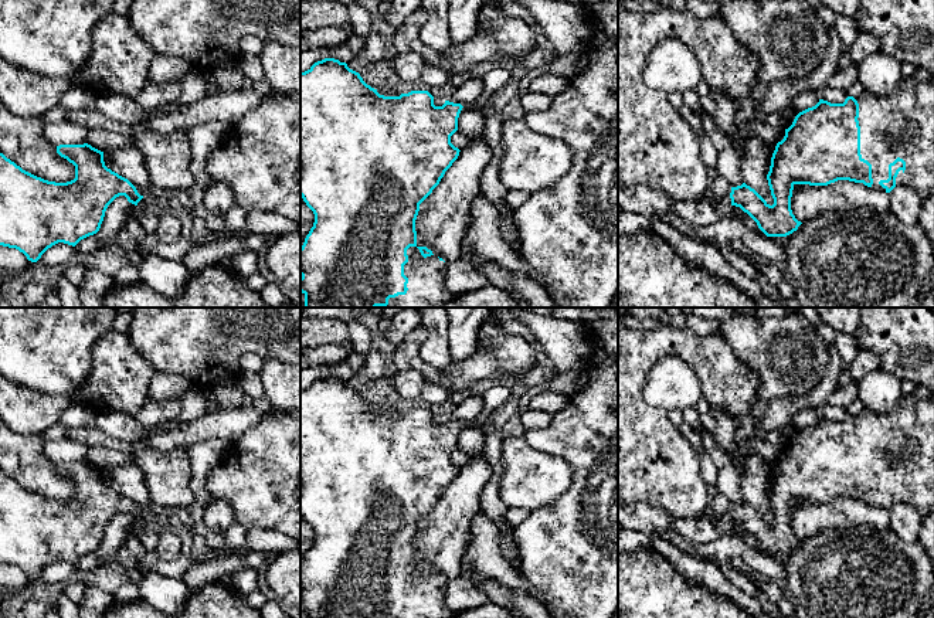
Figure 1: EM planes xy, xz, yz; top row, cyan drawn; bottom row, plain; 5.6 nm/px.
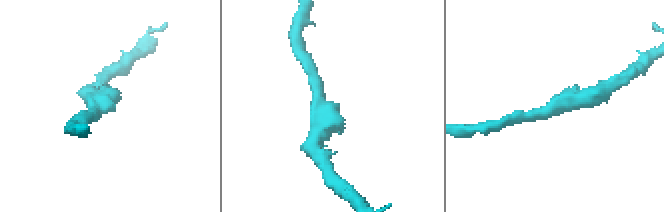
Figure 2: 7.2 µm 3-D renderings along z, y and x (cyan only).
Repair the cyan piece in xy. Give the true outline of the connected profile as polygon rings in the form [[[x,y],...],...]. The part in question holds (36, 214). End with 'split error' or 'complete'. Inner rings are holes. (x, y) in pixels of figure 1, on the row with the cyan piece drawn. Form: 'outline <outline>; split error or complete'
outline [[[60,145],[57,153],[75,166],[74,180],[67,183],[44,180],[23,170],[0,153],[0,245],[18,249],[31,262],[37,262],[48,248],[58,242],[75,247],[81,240],[96,234],[108,206],[116,197],[125,196],[135,206],[143,198],[128,179],[105,166],[103,152],[91,145]]]; complete

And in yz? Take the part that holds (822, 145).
outline [[[925,68],[916,72],[886,95],[863,92],[860,96],[848,96],[843,103],[819,102],[799,112],[785,136],[777,143],[767,174],[774,204],[770,206],[754,189],[743,183],[731,187],[731,206],[747,213],[767,237],[787,237],[802,224],[791,210],[791,197],[795,184],[828,186],[838,180],[863,183],[867,187],[890,193],[894,187],[910,187],[923,200],[934,191],[934,74]]]; split error

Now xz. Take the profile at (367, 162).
outline [[[334,58],[317,61],[300,72],[300,197],[315,214],[313,227],[300,247],[300,292],[305,295],[305,308],[441,308],[455,298],[444,283],[446,262],[427,247],[417,245],[415,220],[420,204],[459,156],[461,150],[451,143],[451,136],[458,130],[462,108],[461,103],[449,101],[435,106],[434,96],[428,91],[411,91],[400,96],[380,95],[359,72]]]; split error

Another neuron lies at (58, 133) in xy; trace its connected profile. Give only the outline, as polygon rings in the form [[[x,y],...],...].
[[[45,123],[44,136],[55,146],[60,145],[84,145],[88,143],[88,133],[91,129],[77,123]]]

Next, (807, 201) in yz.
[[[838,180],[828,186],[794,184],[791,197],[792,214],[801,223],[825,211],[884,213],[890,208],[889,193],[849,180]]]

